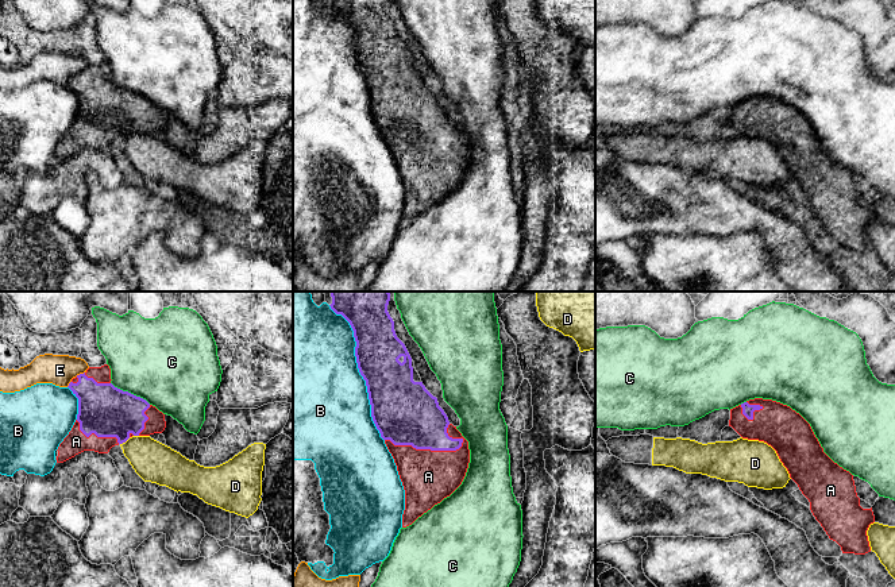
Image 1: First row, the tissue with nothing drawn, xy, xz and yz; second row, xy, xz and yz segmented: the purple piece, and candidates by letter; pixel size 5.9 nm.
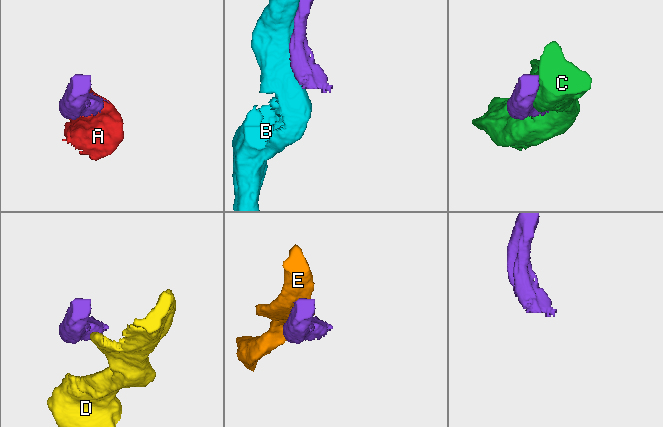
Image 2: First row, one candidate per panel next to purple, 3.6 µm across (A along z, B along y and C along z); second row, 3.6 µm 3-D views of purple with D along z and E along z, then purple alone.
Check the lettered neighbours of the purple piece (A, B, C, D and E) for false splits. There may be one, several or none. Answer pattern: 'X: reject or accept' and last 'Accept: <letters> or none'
A: accept
B: reject
C: reject
D: reject
E: reject
Accept: A

